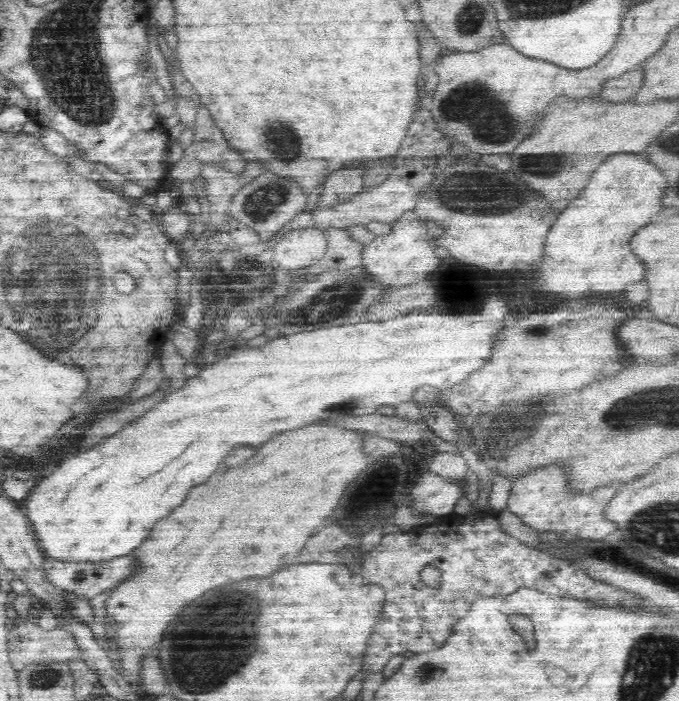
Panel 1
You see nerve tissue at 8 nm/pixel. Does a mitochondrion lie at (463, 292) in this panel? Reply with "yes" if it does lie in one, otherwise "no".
no

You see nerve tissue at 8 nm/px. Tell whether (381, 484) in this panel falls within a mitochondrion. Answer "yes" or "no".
no

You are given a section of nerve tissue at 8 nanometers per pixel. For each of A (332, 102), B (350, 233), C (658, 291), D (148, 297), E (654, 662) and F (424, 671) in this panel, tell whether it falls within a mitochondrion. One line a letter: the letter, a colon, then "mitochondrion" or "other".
A: other
B: other
C: other
D: other
E: mitochondrion
F: mitochondrion

